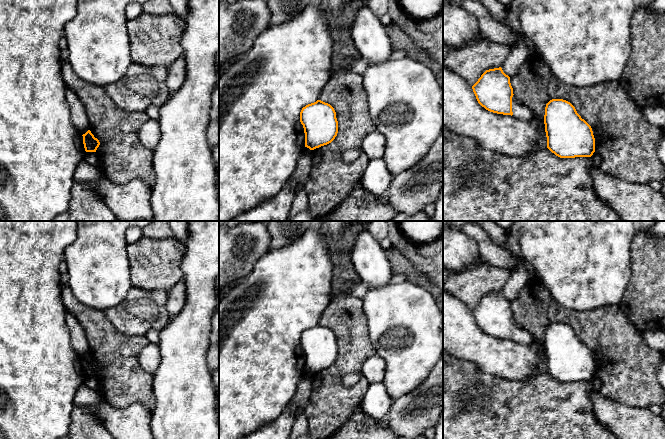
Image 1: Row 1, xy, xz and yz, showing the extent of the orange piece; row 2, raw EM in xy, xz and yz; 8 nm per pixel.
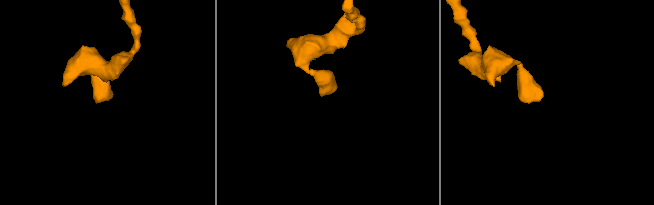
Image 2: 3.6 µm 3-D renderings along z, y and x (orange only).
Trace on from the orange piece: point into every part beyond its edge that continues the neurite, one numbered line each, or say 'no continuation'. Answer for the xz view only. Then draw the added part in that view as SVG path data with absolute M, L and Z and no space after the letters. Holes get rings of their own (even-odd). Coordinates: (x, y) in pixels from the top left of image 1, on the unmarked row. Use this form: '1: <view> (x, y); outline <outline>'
no continuation

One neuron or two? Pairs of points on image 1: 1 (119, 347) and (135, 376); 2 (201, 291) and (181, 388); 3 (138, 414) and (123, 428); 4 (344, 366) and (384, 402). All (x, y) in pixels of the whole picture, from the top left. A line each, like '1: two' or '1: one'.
1: one
2: one
3: one
4: two

